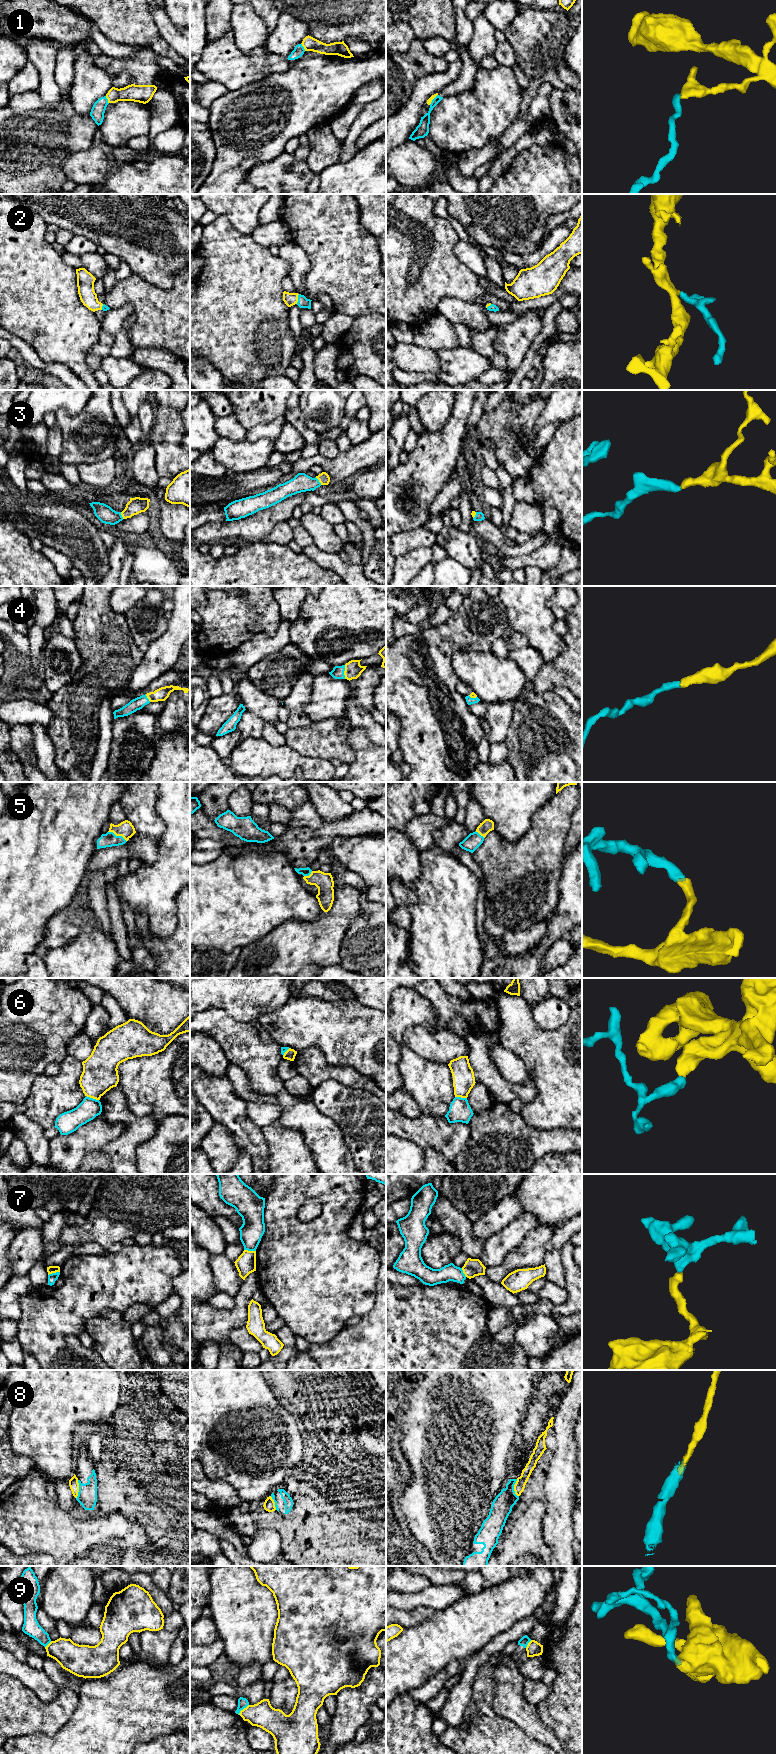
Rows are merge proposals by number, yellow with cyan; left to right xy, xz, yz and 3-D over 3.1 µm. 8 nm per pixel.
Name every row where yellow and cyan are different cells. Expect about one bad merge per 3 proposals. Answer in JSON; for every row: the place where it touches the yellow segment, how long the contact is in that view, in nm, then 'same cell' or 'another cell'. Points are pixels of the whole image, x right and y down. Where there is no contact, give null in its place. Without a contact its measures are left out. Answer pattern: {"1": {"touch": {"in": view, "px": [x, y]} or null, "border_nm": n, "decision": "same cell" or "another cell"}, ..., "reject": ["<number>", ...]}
{"1": {"touch": {"in": "xy", "px": [108, 100]}, "border_nm": 70, "decision": "another cell"}, "2": {"touch": {"in": "xz", "px": [297, 299]}, "border_nm": 80, "decision": "same cell"}, "3": {"touch": {"in": "xz", "px": [319, 481]}, "border_nm": 80, "decision": "same cell"}, "4": {"touch": {"in": "xz", "px": [344, 672]}, "border_nm": 110, "decision": "same cell"}, "5": {"touch": {"in": "xy", "px": [117, 835]}, "border_nm": 170, "decision": "same cell"}, "6": {"touch": {"in": "xy", "px": [92, 1097]}, "border_nm": 110, "decision": "another cell"}, "7": {"touch": {"in": "xy", "px": [53, 1272]}, "border_nm": 100, "decision": "another cell"}, "8": {"touch": {"in": "xy", "px": [78, 1489]}, "border_nm": 150, "decision": "another cell"}, "9": {"touch": {"in": "xz", "px": [243, 1709]}, "border_nm": 120, "decision": "another cell"}, "reject": ["1", "6", "7", "8", "9"]}

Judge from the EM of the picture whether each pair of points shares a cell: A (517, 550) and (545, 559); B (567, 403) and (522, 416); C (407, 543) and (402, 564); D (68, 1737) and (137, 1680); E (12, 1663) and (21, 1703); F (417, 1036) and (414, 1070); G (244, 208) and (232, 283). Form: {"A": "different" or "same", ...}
{"A": "different", "B": "same", "C": "different", "D": "same", "E": "different", "F": "different", "G": "different"}

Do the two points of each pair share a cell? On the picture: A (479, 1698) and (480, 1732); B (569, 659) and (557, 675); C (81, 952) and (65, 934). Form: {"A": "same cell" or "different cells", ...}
{"A": "same cell", "B": "same cell", "C": "different cells"}

